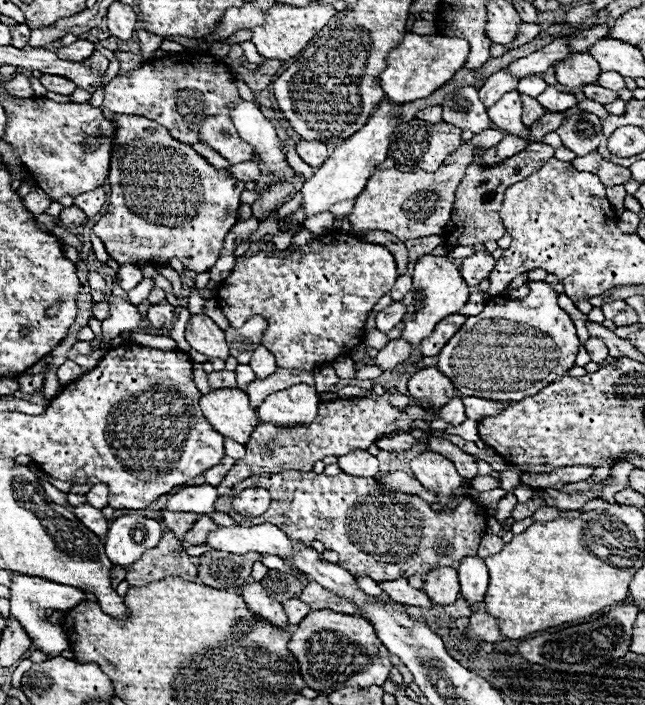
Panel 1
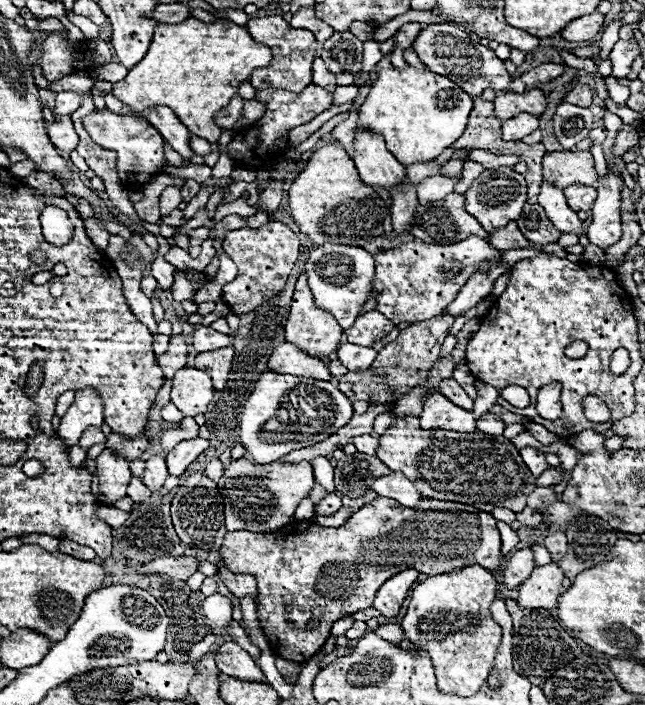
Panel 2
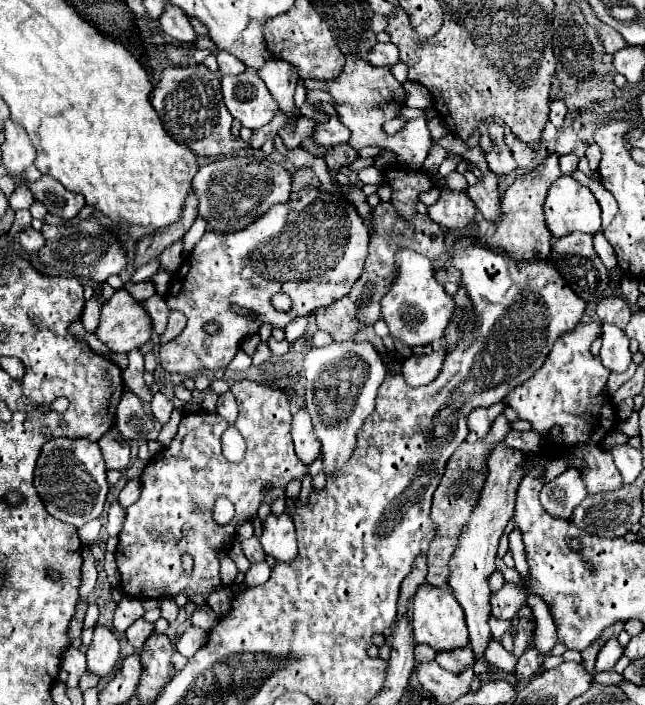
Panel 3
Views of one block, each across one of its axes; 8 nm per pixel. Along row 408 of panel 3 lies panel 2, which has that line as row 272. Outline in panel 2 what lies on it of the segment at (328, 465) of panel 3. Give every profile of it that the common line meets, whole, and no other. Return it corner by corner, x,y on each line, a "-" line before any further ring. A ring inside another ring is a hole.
324,242
310,252
310,258
306,262
306,274
310,278
314,302
328,310
344,330
356,320
360,306
368,300
368,294
372,292
374,258
360,246

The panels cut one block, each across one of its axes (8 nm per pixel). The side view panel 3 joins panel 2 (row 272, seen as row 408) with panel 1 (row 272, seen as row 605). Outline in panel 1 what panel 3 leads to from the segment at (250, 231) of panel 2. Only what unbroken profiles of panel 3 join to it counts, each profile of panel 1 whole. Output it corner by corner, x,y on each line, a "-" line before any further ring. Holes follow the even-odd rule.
112,112
106,116
116,120
116,148
112,148
108,174
112,196
106,214
94,224
92,232
104,242
106,252
120,266
136,262
168,264
172,258
178,258
184,268
196,274
208,272
220,258
226,234
238,222
236,212
240,206
240,194
244,192
244,182
232,178
226,168
214,168
208,164
190,144
174,140
170,132
154,120
144,116
116,116

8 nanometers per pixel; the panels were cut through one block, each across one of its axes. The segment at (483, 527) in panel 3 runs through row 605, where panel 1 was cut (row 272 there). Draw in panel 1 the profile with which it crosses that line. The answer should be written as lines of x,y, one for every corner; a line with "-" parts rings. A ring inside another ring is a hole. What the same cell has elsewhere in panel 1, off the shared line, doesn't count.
474,252
472,256
464,258
462,264
460,264
460,274
464,278
464,282
468,286
478,286
484,278
490,276
492,268
494,268
494,258
486,252

